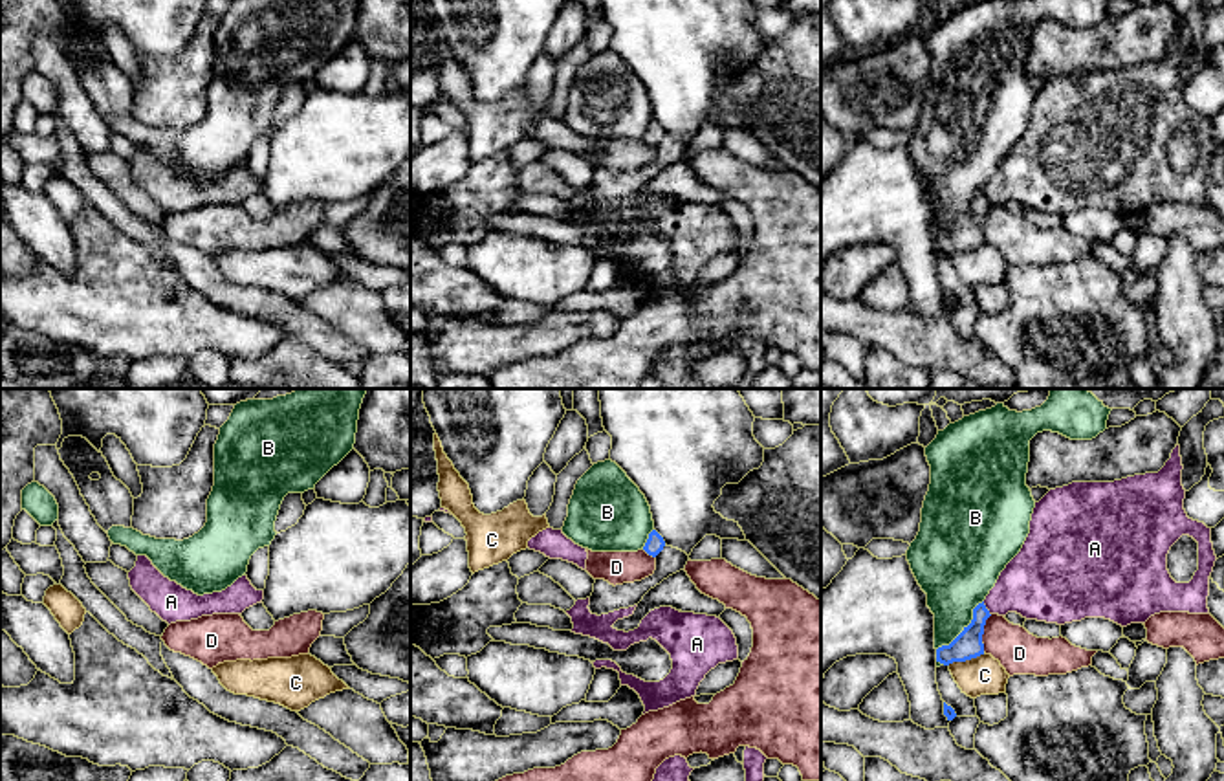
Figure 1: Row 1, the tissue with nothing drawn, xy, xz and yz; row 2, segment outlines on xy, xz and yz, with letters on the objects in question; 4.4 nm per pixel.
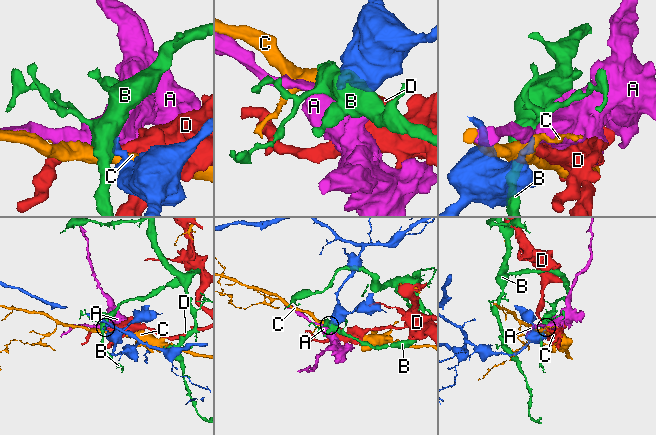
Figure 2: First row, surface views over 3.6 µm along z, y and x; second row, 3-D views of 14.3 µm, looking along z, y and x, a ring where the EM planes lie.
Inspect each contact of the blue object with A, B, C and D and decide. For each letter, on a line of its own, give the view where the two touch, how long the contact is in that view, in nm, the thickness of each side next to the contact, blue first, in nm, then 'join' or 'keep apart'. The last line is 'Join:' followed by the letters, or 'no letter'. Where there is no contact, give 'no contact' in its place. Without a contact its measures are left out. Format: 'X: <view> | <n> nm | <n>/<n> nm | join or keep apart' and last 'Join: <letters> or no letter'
A: yz | 70 nm | 120/300 nm | keep apart
B: yz | 300 nm | 120/320 nm | keep apart
C: yz | 180 nm | 120/170 nm | keep apart
D: yz | 170 nm | 120/190 nm | keep apart
Join: no letter

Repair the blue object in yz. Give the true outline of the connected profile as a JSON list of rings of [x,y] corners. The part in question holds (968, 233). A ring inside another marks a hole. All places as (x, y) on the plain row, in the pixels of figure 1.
[[[984,191],[973,198],[973,209],[964,220],[949,233],[936,238],[936,251],[949,255],[953,251],[966,251],[984,244],[984,214],[989,207]]]

